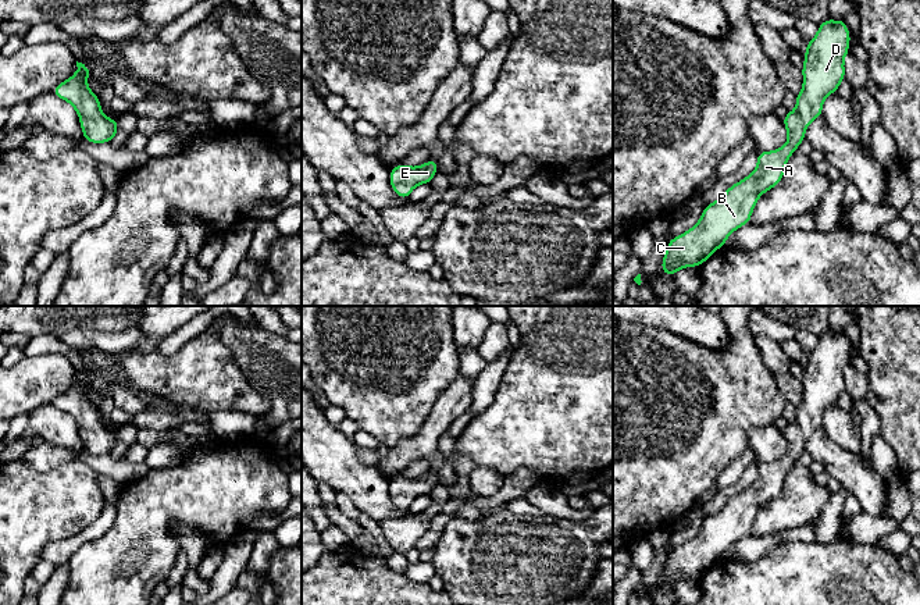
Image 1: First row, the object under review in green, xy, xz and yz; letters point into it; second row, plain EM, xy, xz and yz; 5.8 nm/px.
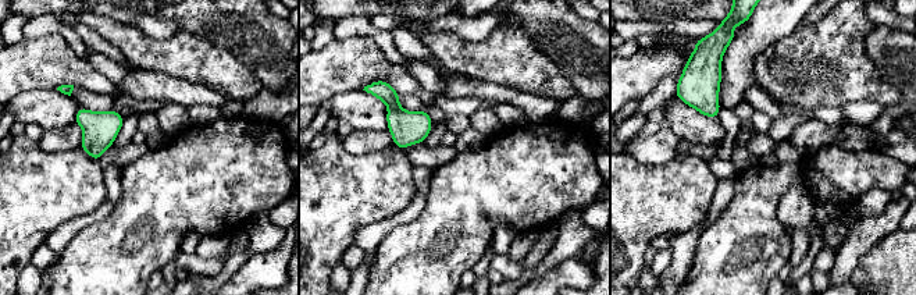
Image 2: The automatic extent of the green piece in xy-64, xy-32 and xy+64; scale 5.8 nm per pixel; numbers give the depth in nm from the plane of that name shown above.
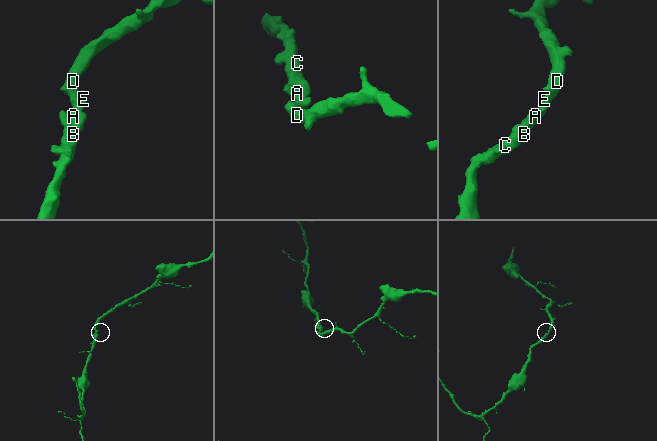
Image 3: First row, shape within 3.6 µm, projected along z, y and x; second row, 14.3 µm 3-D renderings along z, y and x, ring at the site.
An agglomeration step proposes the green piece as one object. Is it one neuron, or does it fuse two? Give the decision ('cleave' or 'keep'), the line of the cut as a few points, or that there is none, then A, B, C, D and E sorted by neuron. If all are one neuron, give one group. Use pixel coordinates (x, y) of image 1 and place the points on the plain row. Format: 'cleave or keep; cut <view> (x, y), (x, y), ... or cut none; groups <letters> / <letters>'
keep; cut none; groups A B C D E

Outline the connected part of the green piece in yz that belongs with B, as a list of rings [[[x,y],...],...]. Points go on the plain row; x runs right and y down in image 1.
[[[828,328],[819,337],[816,348],[806,356],[805,376],[800,380],[803,399],[796,406],[796,419],[782,430],[784,438],[788,442],[787,455],[771,463],[757,463],[755,483],[742,492],[731,497],[718,512],[706,516],[699,533],[692,540],[668,552],[662,573],[662,586],[674,587],[684,579],[699,579],[713,563],[725,556],[731,544],[750,534],[756,513],[764,503],[782,492],[788,470],[805,452],[806,439],[817,428],[821,428],[824,410],[835,405],[839,395],[845,391],[844,371],[849,363],[849,353],[851,345],[844,330],[834,334]]]

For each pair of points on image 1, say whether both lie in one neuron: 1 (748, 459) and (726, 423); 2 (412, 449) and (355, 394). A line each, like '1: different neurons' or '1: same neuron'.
1: different neurons
2: different neurons

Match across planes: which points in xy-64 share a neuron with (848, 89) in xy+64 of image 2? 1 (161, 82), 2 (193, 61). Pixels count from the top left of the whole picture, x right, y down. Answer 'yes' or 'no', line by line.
1: no
2: yes

